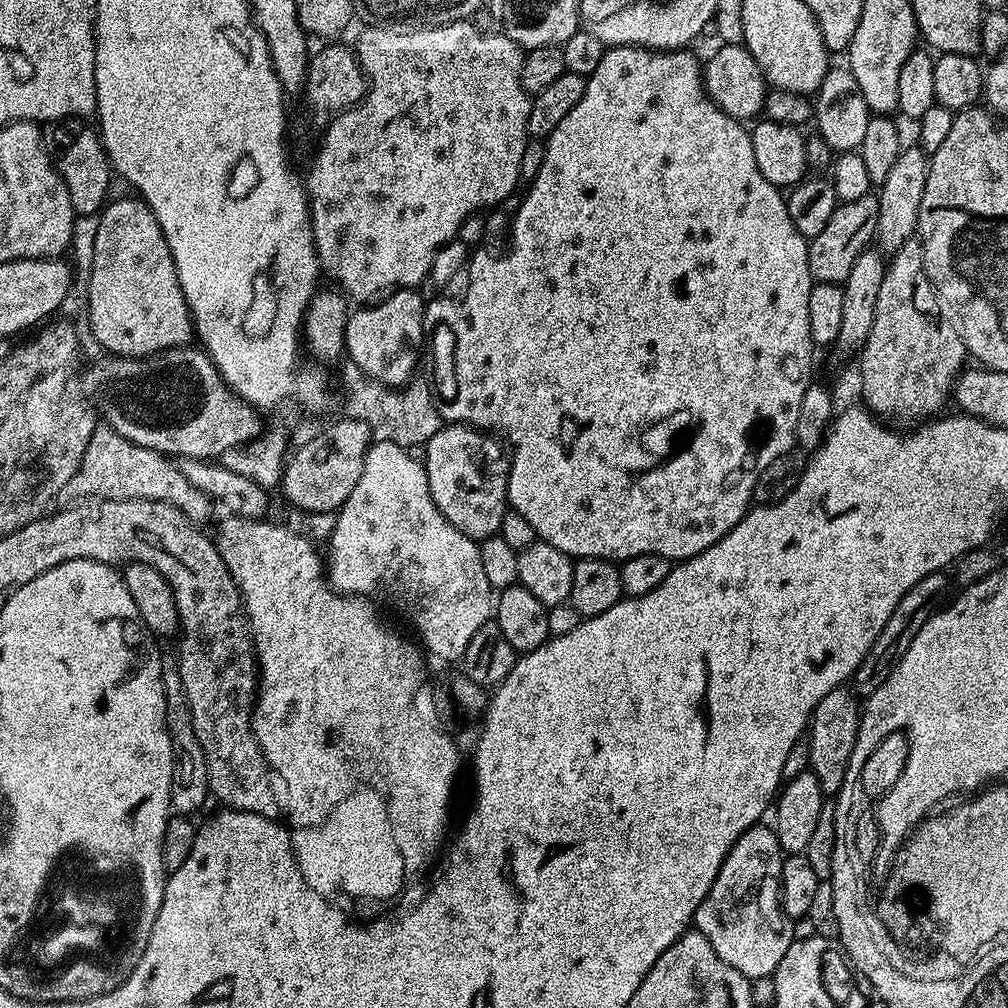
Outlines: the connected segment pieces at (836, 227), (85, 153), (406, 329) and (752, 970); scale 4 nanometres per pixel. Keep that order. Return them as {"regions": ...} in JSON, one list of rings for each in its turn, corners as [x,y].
{"regions":[[[[869,194],[854,202],[837,203],[822,234],[808,241],[808,261],[813,281],[818,284],[843,285],[844,280],[850,278],[850,270],[856,259],[863,252],[869,251],[870,245],[875,241],[877,226],[878,199],[875,195]]],[[[80,118],[50,120],[41,127],[40,133],[48,156],[56,165],[56,172],[64,179],[66,190],[70,194],[72,211],[77,217],[95,217],[103,209],[108,196],[108,183],[114,180],[112,165],[95,127],[87,128]]],[[[401,288],[400,291],[387,296],[385,300],[371,306],[357,307],[349,315],[344,335],[346,356],[368,375],[369,381],[376,384],[386,384],[389,388],[403,388],[409,380],[413,379],[415,372],[412,371],[416,368],[416,355],[420,352],[420,343],[423,340],[425,343],[426,340],[426,321],[424,318],[426,300],[423,300],[418,293],[419,291],[411,288]]],[[[763,823],[755,824],[740,835],[738,842],[732,844],[728,857],[718,870],[718,878],[714,878],[714,886],[710,886],[702,906],[698,906],[694,921],[695,931],[701,932],[710,946],[714,946],[714,954],[718,954],[722,962],[734,966],[734,970],[753,982],[759,982],[763,976],[768,978],[775,973],[778,962],[782,962],[794,939],[790,917],[785,914],[780,901],[782,866],[786,853],[778,842],[775,831],[771,827],[764,827]]]]}

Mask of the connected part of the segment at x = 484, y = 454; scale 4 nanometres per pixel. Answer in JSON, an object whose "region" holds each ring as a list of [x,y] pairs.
{"region":[[[449,423],[430,438],[422,463],[428,475],[434,506],[462,534],[477,542],[497,535],[508,503],[510,456],[495,435],[467,424]]]}

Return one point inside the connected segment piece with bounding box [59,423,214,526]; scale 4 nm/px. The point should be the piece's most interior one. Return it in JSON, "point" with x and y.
{"point":[113,468]}

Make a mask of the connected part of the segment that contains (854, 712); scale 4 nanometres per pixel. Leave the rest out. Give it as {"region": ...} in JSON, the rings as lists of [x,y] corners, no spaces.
{"region":[[[841,686],[830,690],[830,694],[826,694],[822,702],[818,702],[818,706],[812,711],[810,731],[806,736],[810,770],[818,778],[818,786],[825,794],[839,792],[842,782],[850,775],[848,763],[850,754],[854,754],[858,726],[862,719],[861,701],[851,691],[848,693],[846,689],[847,687]]]}

